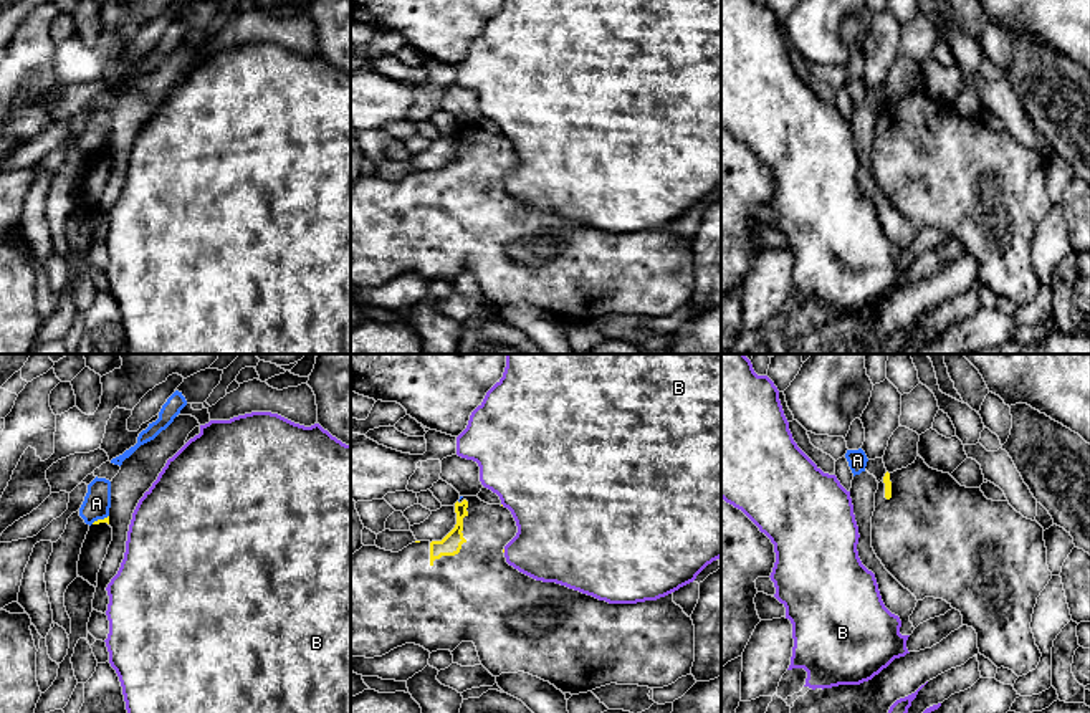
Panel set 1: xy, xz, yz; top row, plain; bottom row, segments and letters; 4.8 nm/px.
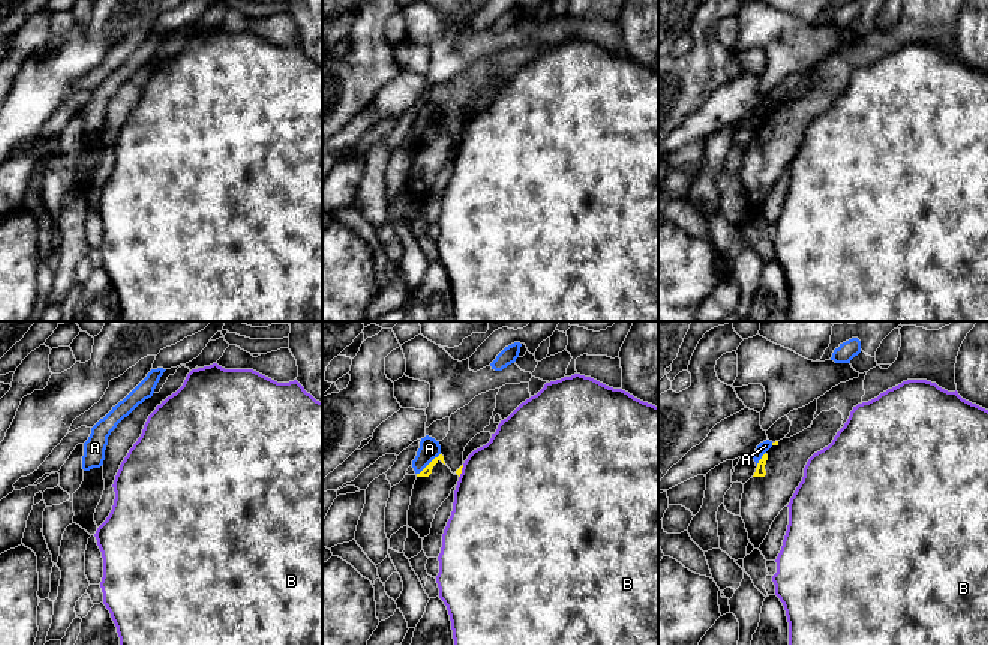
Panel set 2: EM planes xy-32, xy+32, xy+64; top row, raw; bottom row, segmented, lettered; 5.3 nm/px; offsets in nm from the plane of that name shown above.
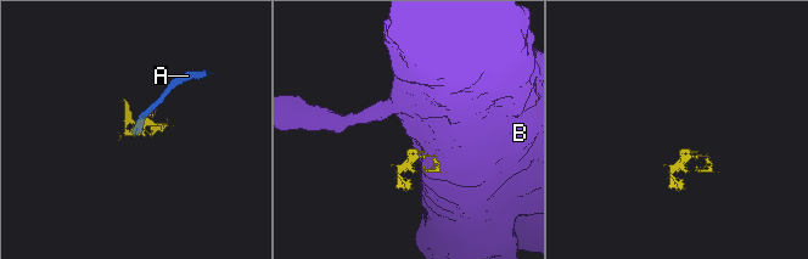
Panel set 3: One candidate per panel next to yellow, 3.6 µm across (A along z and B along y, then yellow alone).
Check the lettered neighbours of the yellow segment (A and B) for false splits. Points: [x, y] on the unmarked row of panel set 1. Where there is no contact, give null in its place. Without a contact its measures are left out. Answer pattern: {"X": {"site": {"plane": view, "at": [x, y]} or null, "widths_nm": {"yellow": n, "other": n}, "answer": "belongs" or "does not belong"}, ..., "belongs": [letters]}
{"A": {"site": {"plane": "xy", "at": [100, 149]}, "widths_nm": {"yellow": 30, "other": 130}, "answer": "does not belong"}, "B": {"site": null, "answer": "does not belong"}, "belongs": []}

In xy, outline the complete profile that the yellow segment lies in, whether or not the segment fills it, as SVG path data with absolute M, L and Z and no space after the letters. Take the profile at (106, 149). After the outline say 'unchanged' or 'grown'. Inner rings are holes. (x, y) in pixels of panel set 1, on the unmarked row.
M109 146L98 149L89 156L78 190L78 205L94 217L98 217L98 202L108 184L111 170L112 157L109 156Z; grown

